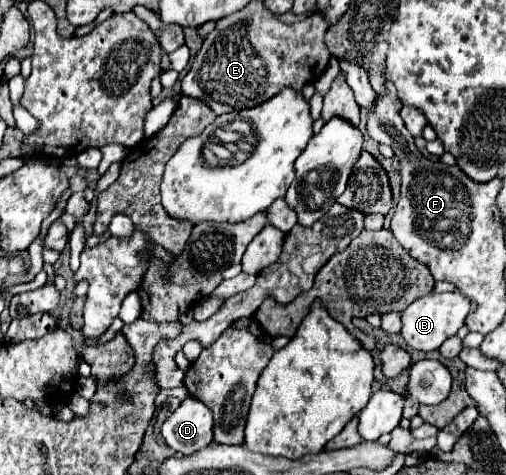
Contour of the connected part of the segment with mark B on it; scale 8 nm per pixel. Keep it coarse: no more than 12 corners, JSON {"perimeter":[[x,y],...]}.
{"perimeter":[[428,293],[402,311],[412,349],[438,349],[464,325],[470,301]]}

